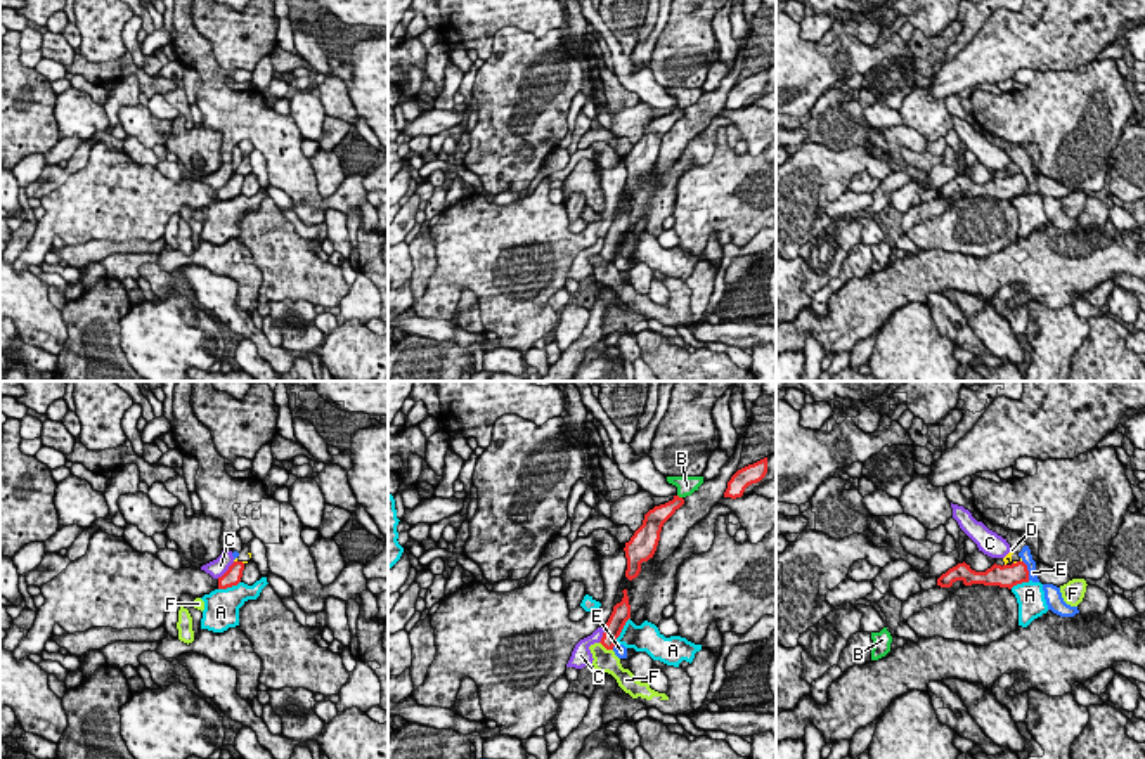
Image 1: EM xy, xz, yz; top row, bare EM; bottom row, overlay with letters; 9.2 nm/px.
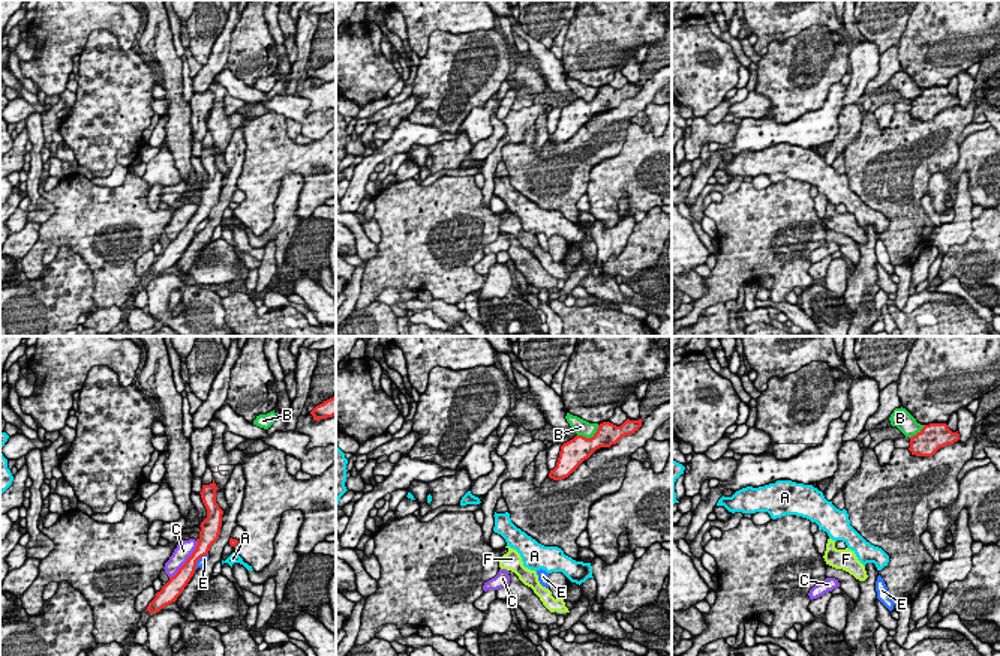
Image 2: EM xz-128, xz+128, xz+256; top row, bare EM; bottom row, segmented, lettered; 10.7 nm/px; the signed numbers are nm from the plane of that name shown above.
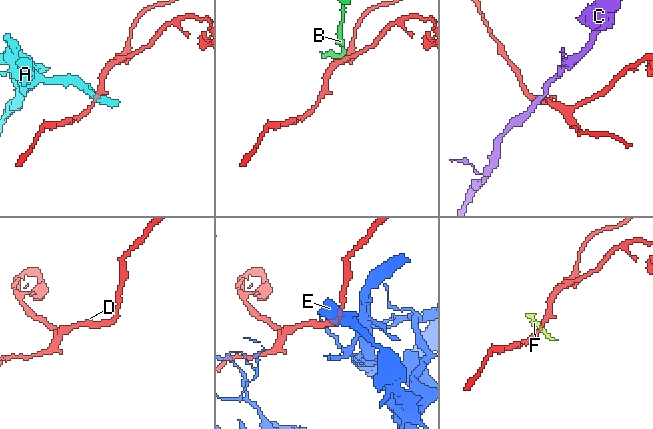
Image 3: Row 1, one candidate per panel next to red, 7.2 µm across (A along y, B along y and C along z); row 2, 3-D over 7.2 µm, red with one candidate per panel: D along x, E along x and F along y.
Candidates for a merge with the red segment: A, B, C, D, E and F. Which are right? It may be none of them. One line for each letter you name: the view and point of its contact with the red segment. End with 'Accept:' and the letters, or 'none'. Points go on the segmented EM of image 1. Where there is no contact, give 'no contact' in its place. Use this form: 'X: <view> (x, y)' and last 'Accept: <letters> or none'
Accept: none

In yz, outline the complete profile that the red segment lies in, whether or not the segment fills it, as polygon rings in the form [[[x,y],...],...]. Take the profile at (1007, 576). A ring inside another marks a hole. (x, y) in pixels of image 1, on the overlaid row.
[[[963,561],[942,574],[937,579],[937,586],[951,587],[956,581],[961,581],[965,586],[984,584],[1012,589],[1017,584],[1029,582],[1029,570],[1024,561],[1017,561],[1003,567],[994,563],[986,572],[975,572]]]

